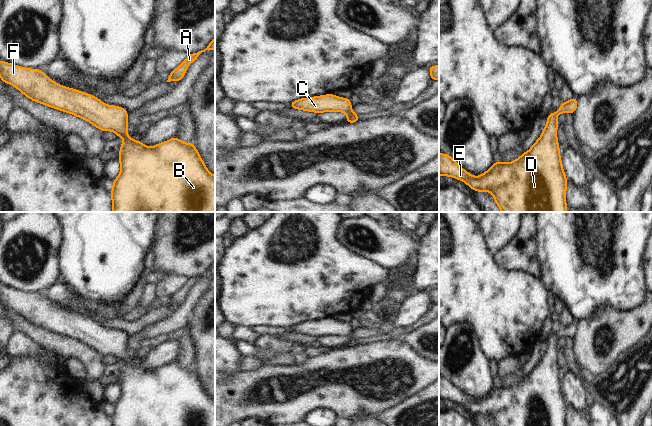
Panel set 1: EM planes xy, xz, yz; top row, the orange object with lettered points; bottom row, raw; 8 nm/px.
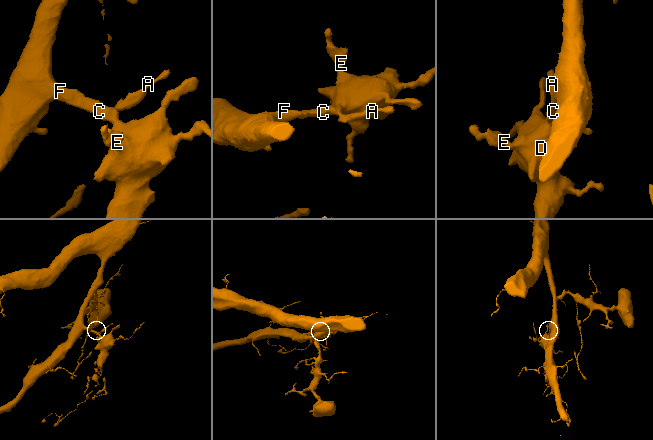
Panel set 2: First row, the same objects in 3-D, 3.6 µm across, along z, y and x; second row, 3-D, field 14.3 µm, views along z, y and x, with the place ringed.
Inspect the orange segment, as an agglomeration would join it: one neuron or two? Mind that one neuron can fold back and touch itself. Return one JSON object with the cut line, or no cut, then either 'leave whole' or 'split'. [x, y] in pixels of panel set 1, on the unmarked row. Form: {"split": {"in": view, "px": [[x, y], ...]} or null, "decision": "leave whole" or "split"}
{"split": null, "decision": "leave whole"}

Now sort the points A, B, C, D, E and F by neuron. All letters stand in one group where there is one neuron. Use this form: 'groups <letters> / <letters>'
groups A B C D E F

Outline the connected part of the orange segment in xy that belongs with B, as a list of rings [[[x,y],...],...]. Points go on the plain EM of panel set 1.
[[[0,284],[0,302],[4,307],[9,307],[20,314],[32,325],[73,338],[92,347],[102,355],[113,355],[117,361],[123,361],[118,382],[121,396],[113,405],[113,413],[110,416],[112,426],[215,426],[215,400],[208,395],[193,367],[184,367],[179,362],[173,361],[154,371],[147,371],[140,364],[135,365],[128,360],[129,346],[127,341],[129,337],[123,331],[106,329],[89,317],[56,308],[40,293],[27,293]]]

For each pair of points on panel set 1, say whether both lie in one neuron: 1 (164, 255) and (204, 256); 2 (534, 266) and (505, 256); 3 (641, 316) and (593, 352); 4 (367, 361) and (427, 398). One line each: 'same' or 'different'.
1: same
2: same
3: same
4: different

